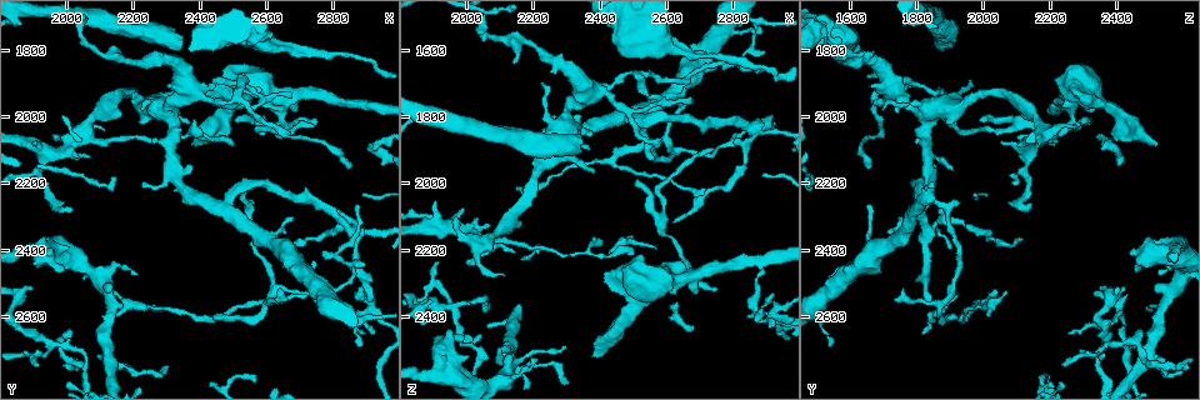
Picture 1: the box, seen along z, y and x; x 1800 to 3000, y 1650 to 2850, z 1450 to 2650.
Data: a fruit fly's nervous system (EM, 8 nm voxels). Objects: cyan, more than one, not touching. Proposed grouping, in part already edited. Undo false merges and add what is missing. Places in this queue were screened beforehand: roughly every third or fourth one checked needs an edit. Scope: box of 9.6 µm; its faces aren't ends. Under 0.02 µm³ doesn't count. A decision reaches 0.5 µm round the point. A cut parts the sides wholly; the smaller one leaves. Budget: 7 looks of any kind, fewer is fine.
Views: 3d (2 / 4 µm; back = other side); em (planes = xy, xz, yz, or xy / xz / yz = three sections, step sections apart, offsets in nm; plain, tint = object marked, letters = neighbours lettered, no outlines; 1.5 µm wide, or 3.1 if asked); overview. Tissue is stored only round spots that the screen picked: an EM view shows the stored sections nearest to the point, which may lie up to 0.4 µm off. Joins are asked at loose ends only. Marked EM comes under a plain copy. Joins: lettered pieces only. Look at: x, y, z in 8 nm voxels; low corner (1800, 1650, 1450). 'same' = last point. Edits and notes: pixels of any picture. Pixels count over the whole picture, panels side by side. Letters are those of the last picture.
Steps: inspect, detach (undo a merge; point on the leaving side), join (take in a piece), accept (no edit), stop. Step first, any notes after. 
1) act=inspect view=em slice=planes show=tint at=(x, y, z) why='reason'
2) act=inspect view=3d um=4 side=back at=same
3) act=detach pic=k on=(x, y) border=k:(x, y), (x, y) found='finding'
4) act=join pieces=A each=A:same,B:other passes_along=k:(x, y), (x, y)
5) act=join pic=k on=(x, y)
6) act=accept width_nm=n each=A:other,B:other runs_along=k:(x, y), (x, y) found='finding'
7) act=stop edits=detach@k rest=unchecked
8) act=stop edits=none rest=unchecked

act=inspect view=3d um=2 at=(2740, 2030, 1900) why='tapers out'

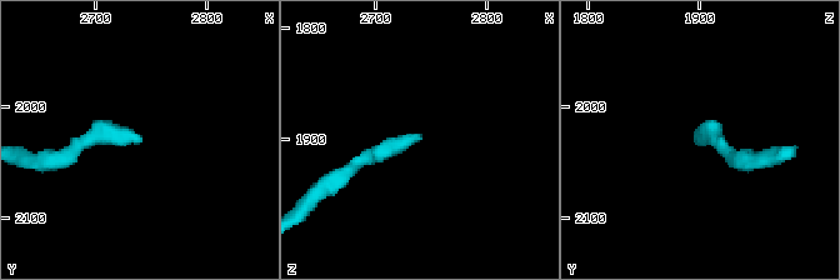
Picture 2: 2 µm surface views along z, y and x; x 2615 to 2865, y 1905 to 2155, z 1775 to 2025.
act=inspect view=em slice=xy step=4 show=tint at=(2740, 2032, 1898)

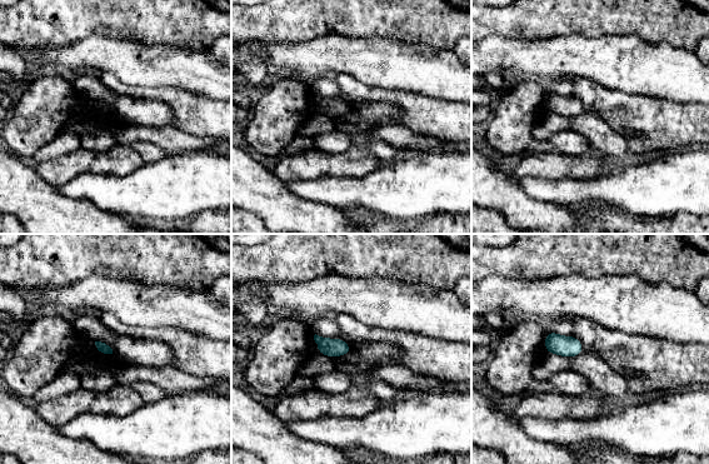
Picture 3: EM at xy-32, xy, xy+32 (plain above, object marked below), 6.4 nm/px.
act=inspect view=em slice=xy step=4 show=letters at=same why='see the neighbours'

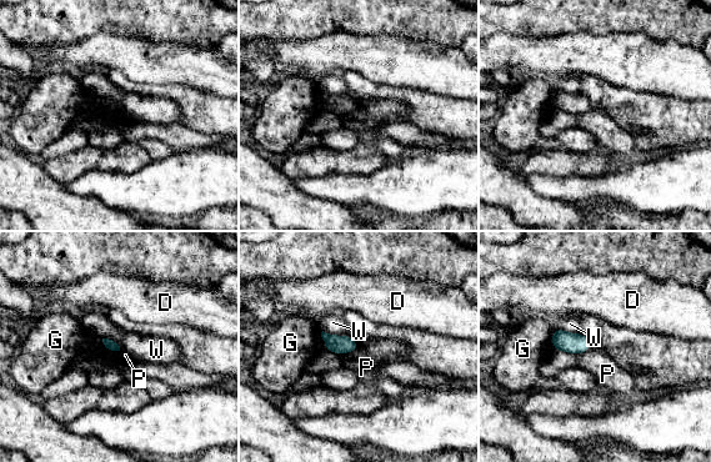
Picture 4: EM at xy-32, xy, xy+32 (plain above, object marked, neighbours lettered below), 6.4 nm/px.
act=accept each=D:other,G:other,P:other,W:other border=4:(359, 347), (341, 355) found='none of them fits'

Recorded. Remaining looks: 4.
act=inspect view=em slice=planes show=tint at=(2340, 1780, 1850) why='free end'

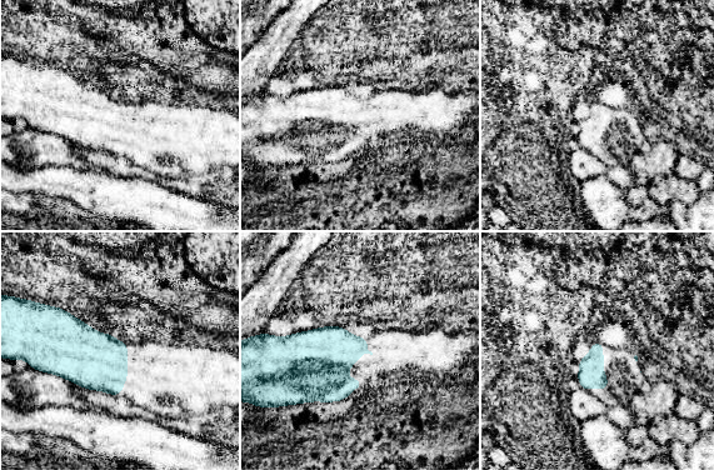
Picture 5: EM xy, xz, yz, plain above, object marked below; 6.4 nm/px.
act=inspect view=em slice=planes show=letters at=same

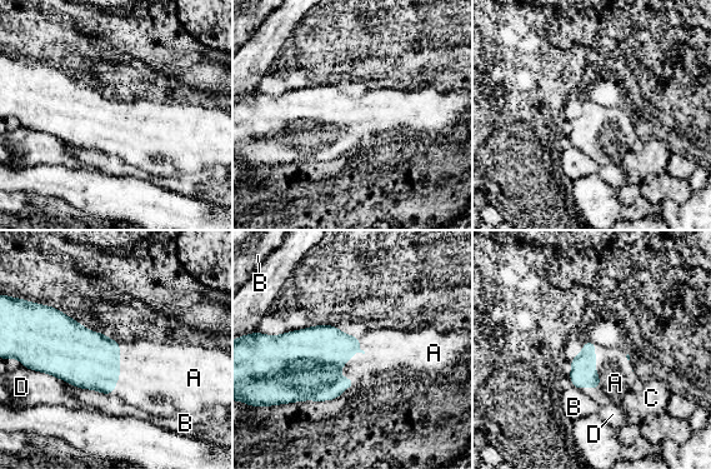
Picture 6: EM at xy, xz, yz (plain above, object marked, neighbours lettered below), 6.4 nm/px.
act=join pieces=A longest_contact=B:360nm each=A:same,B:other,C:other,D:other found='it goes on there'

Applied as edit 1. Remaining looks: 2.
act=inspect view=3d um=2 side=back at=(2590, 2030, 2100) why='abrupt turn'

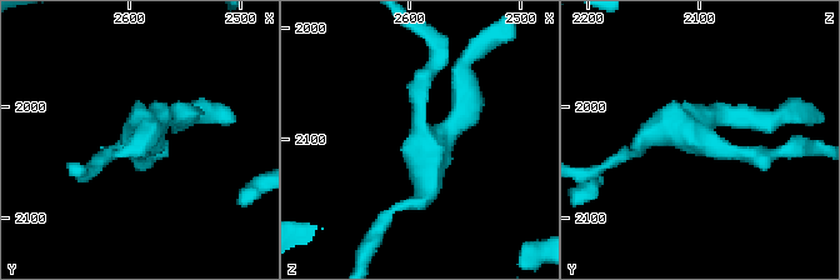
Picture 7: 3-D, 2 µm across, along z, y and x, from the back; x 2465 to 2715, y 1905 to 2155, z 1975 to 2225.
act=inspect view=em slice=planes show=letters at=(2584, 2026, 2098)

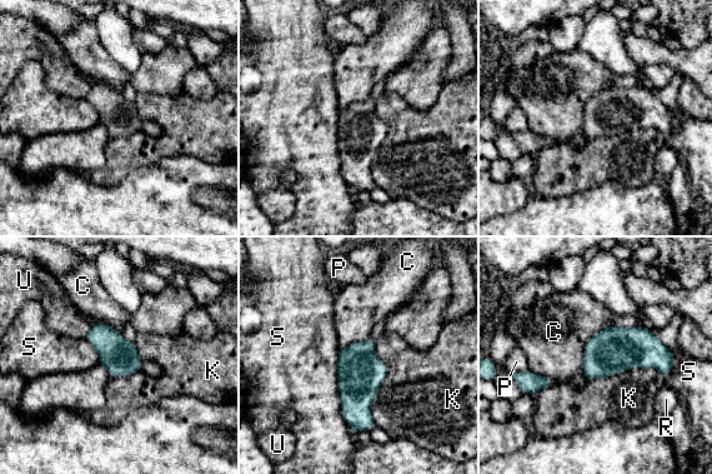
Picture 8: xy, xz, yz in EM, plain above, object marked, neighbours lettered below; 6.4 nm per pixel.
act=accept width_nm=220 each=C:other,K:other,P:other,R:other,S:other,U:other border=8:(607, 324), (586, 344), (587, 380) found='all the same neuron'

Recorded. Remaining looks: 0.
act=stop edits=join@6 rest=unchecked

